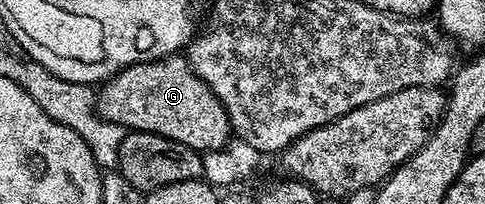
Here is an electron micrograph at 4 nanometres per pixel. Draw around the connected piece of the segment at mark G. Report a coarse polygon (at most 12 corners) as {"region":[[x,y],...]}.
{"region":[[181,55],[130,64],[96,92],[135,132],[225,149],[230,119]]}

